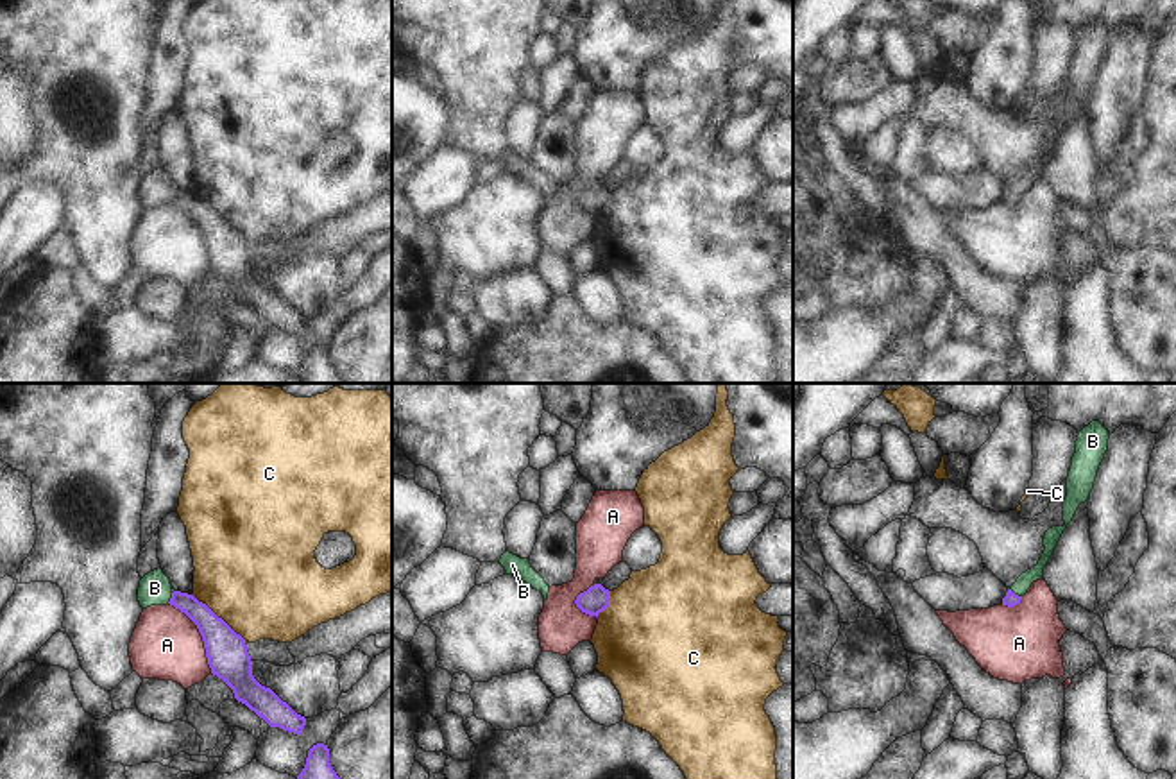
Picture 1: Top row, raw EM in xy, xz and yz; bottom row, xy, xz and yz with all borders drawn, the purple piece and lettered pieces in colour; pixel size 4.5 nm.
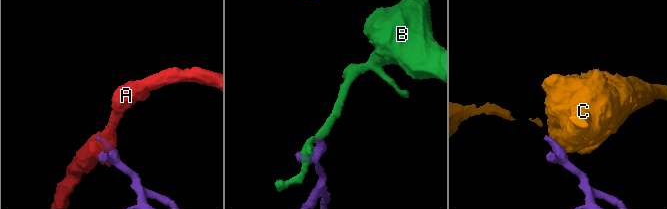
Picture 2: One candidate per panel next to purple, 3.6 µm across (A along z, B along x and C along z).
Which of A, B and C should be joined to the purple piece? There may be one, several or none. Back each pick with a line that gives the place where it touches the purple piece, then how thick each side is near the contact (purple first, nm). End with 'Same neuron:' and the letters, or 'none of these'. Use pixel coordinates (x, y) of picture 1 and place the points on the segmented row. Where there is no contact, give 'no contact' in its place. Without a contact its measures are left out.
B: contact yz (1014, 593); calibres 60 and 70 nm
Same neuron: B

